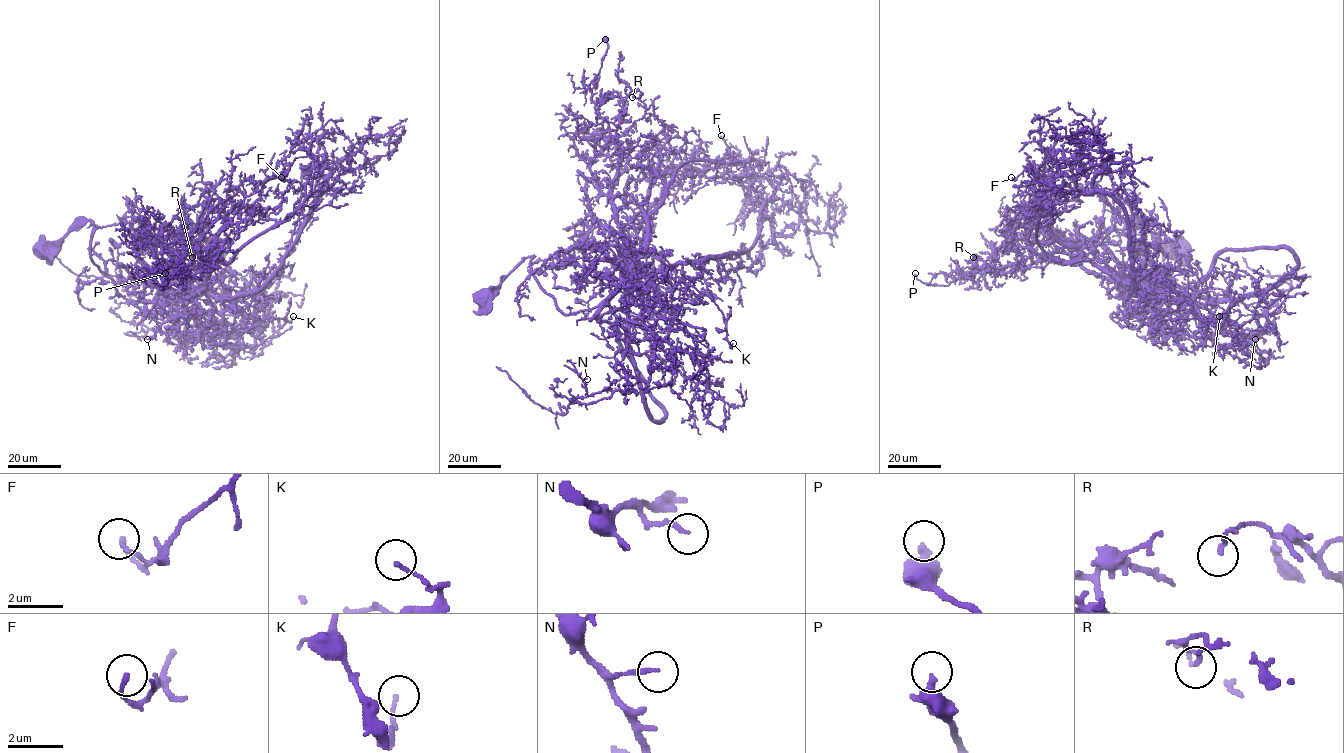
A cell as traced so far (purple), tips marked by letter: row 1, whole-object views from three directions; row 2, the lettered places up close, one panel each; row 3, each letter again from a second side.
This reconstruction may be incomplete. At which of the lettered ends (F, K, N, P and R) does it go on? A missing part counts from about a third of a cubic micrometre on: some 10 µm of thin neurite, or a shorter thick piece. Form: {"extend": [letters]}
{"extend": []}

